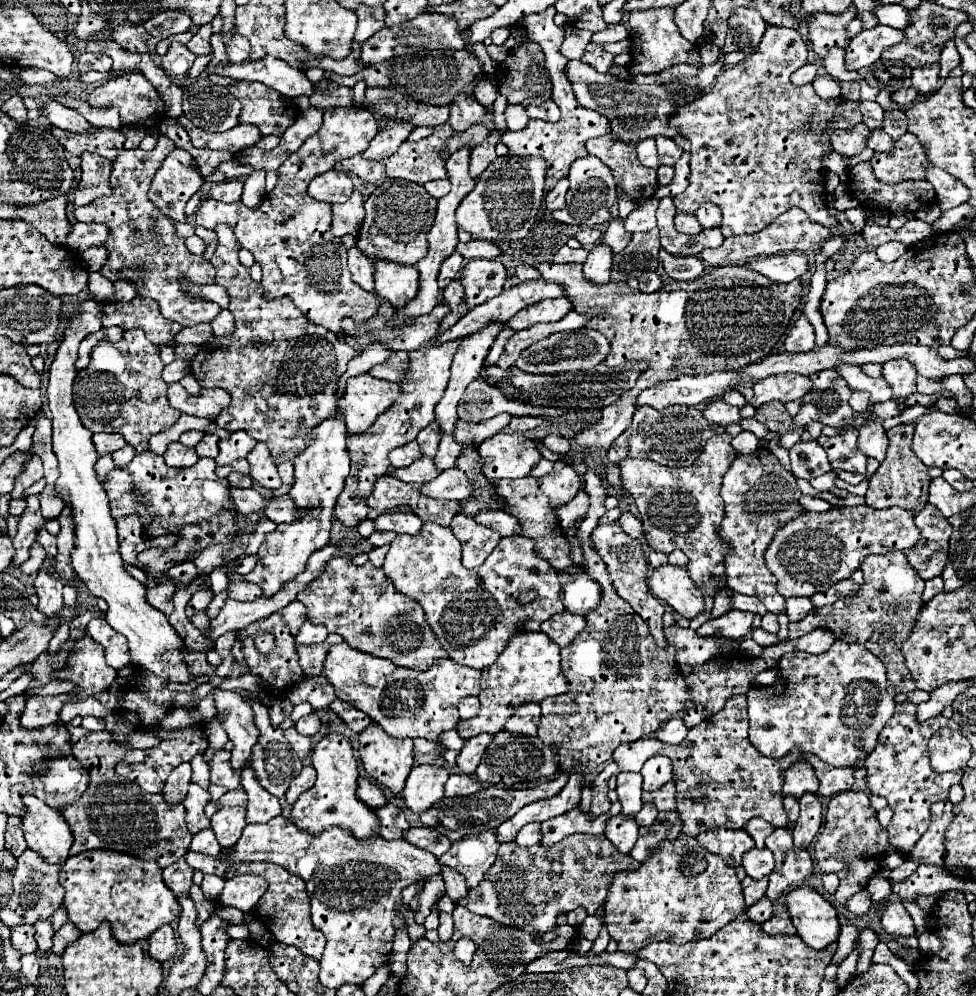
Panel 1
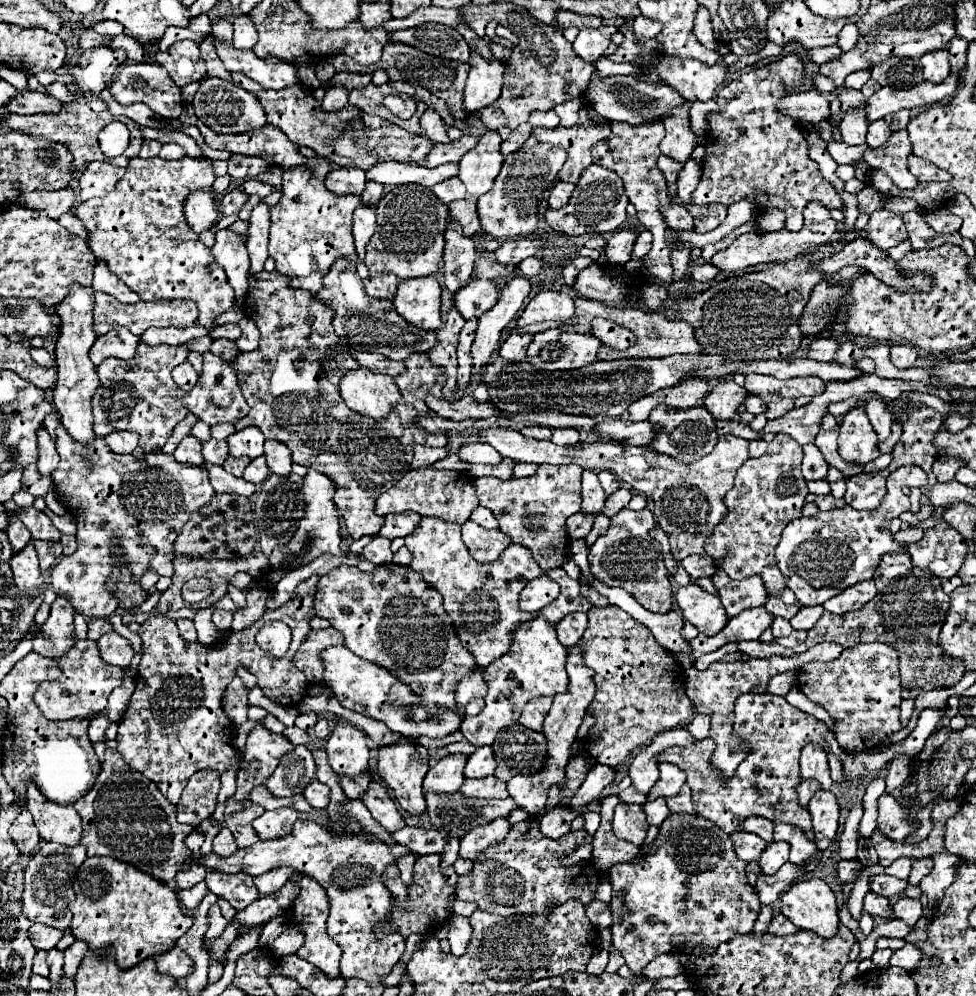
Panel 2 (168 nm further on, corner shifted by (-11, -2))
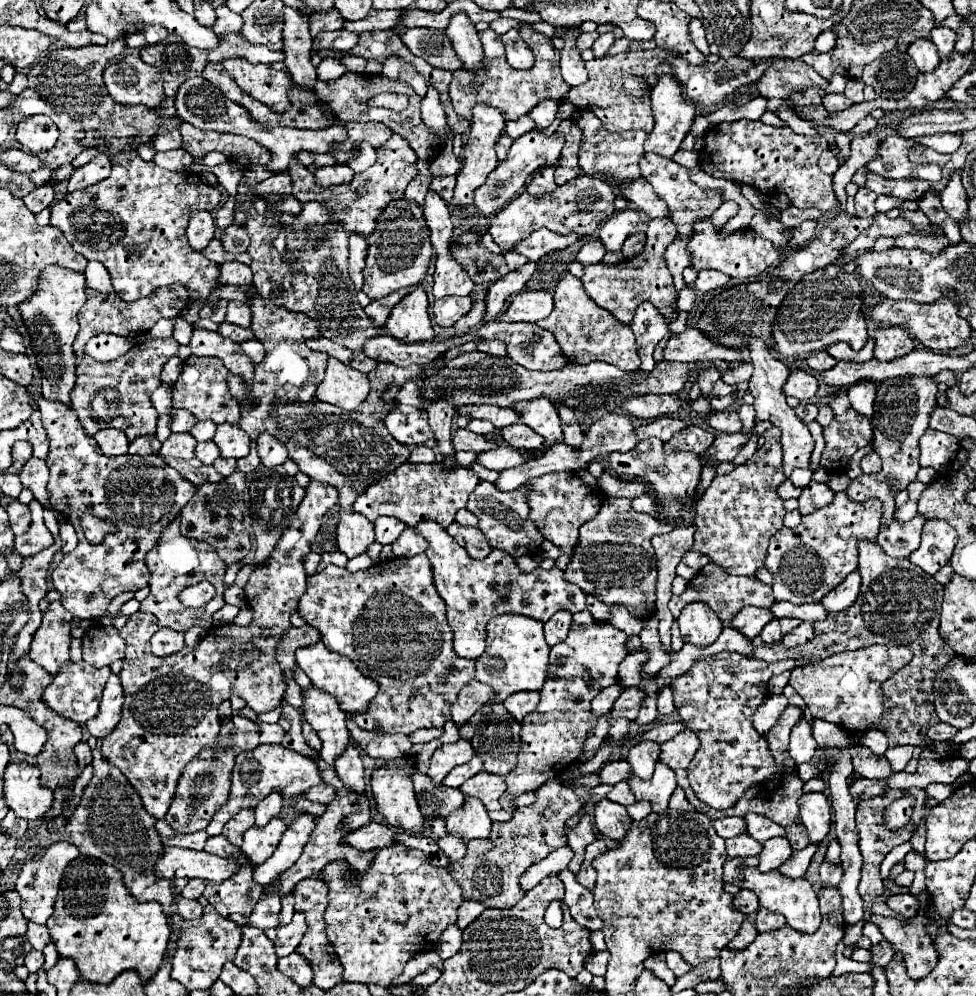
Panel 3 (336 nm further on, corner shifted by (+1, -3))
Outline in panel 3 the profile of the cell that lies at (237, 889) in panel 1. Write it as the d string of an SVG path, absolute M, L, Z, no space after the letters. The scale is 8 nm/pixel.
M311 814L297 816L297 820L283 834L273 856L253 870L253 880L261 886L267 886L271 880L279 878L285 870L289 870L289 866L293 866L293 862L301 856L301 850L309 840L311 830L313 830L313 816Z

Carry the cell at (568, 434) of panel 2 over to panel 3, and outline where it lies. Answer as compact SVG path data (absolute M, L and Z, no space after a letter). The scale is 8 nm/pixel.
M545 396L529 402L517 402L513 404L513 410L521 414L523 424L527 424L529 428L533 428L537 434L545 438L547 446L563 442L561 418L557 414L557 408Z

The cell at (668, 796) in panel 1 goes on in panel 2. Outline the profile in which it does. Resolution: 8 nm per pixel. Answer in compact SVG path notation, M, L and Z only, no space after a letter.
M683 785L681 793L677 797L669 797L667 805L669 805L671 813L695 813L695 805L693 805L693 799L691 799L689 785Z

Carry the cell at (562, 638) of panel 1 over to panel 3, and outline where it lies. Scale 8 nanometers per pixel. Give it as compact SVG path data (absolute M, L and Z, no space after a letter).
M557 612L545 622L545 640L549 646L555 646L565 640L571 628L571 612Z

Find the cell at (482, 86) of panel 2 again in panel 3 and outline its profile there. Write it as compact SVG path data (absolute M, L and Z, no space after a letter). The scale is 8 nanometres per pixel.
M463 12L455 14L445 32L447 32L457 56L463 62L463 70L471 74L471 82L473 84L485 82L485 78L487 78L485 64L483 64L485 56L483 56L483 48L481 48L473 22Z

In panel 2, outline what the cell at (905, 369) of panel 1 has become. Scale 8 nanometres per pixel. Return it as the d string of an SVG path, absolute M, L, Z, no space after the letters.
M897 343L897 345L891 345L891 361L895 367L915 367L919 359L919 353L917 353L917 347L909 345L909 343Z

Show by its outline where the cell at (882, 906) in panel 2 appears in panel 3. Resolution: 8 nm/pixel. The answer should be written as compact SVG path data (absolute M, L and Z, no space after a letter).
M871 916L871 922L879 926L885 940L893 944L893 950L903 954L909 978L925 978L935 968L937 952L923 926L905 926L899 918L885 916Z

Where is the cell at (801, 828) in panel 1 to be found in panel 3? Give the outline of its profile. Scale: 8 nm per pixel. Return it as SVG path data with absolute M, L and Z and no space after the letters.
M821 792L803 794L799 798L799 810L801 810L801 822L809 832L809 842L811 844L823 842L831 826L831 808L827 796Z

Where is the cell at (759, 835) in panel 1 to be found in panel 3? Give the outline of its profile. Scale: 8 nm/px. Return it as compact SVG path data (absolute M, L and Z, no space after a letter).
M739 816L731 818L719 818L713 822L713 828L721 838L733 838L737 834L745 834L745 820Z

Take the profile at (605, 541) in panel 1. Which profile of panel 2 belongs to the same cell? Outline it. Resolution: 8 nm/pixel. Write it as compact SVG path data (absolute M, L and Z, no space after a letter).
M621 509L609 519L609 529L599 535L599 539L589 549L589 565L593 577L605 583L607 587L623 587L647 611L667 613L671 611L673 589L669 583L667 567L663 563L661 545L649 537L649 531L653 527L657 527L657 523L649 509Z

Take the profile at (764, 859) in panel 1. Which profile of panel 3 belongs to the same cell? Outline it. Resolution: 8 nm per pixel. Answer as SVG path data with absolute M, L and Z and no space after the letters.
M771 838L763 844L763 850L759 854L759 870L771 872L779 868L791 854L791 846L787 838Z

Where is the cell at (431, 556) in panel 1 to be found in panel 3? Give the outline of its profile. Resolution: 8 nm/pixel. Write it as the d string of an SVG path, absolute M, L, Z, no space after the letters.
M419 522L413 530L429 544L425 556L433 568L433 584L447 604L447 622L453 630L455 654L459 658L475 660L483 654L487 622L495 616L523 614L547 622L559 610L569 610L573 614L585 610L585 594L581 594L577 586L565 582L563 570L559 568L537 568L529 574L521 574L515 558L497 548L487 558L473 560L443 526L437 526L437 522Z

